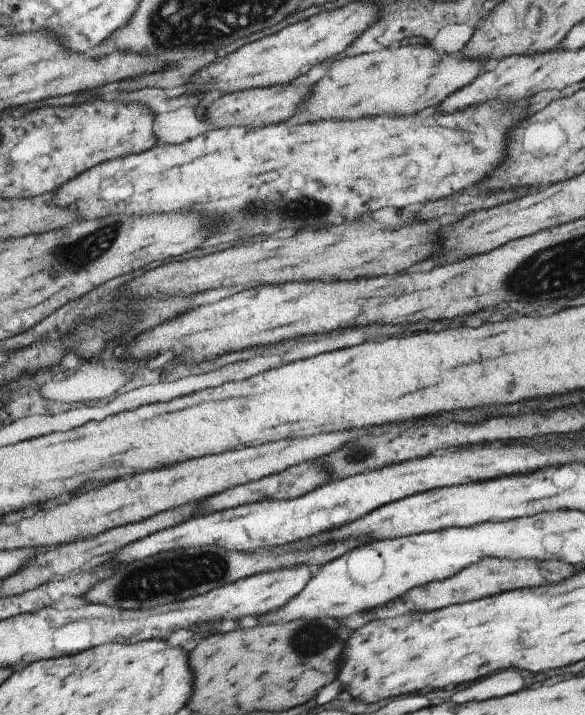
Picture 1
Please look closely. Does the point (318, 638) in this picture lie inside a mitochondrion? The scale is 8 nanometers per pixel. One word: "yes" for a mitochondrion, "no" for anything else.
yes

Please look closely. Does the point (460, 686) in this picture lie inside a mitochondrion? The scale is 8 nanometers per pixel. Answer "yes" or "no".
no

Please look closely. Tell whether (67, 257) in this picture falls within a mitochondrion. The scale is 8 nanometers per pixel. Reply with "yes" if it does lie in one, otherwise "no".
yes

